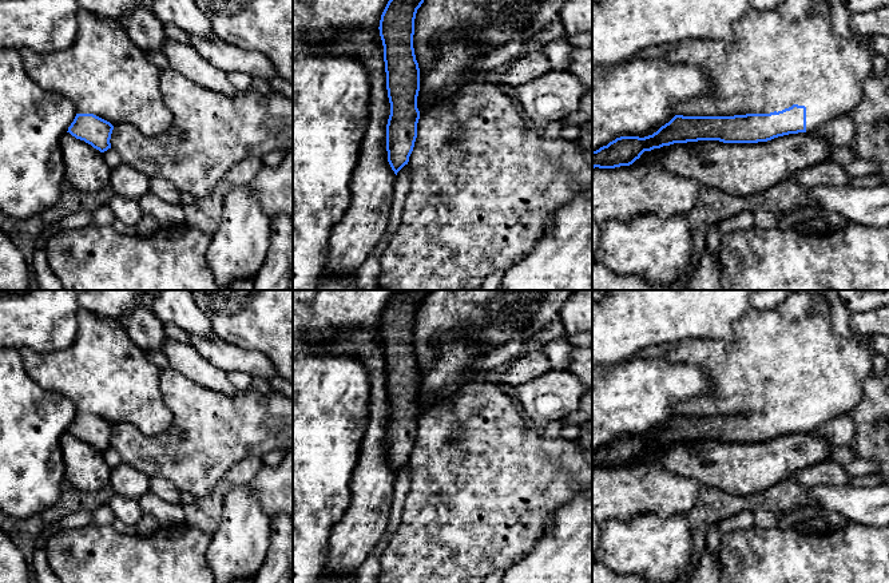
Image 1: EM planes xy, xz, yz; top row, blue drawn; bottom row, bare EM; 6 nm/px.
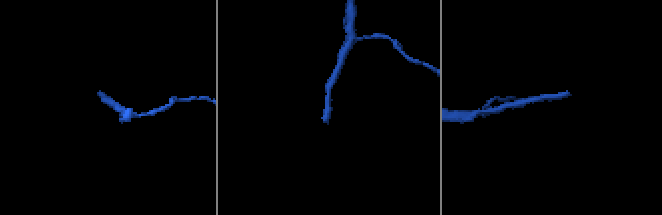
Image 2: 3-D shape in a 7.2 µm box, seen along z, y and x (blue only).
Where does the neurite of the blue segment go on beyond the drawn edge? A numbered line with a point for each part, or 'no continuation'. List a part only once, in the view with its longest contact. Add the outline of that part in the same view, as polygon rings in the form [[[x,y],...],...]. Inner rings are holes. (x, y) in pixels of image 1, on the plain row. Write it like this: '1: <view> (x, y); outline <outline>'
1: yz (789, 355); outline [[[793,290],[774,309],[750,309],[735,322],[735,333],[733,341],[696,338],[643,349],[634,360],[658,356],[670,362],[699,365],[707,372],[713,392],[674,404],[675,415],[770,413],[798,404],[806,406],[806,433],[811,433],[861,402],[864,382],[873,372],[874,336],[854,332],[846,338],[837,336],[822,290],[815,296]]]

